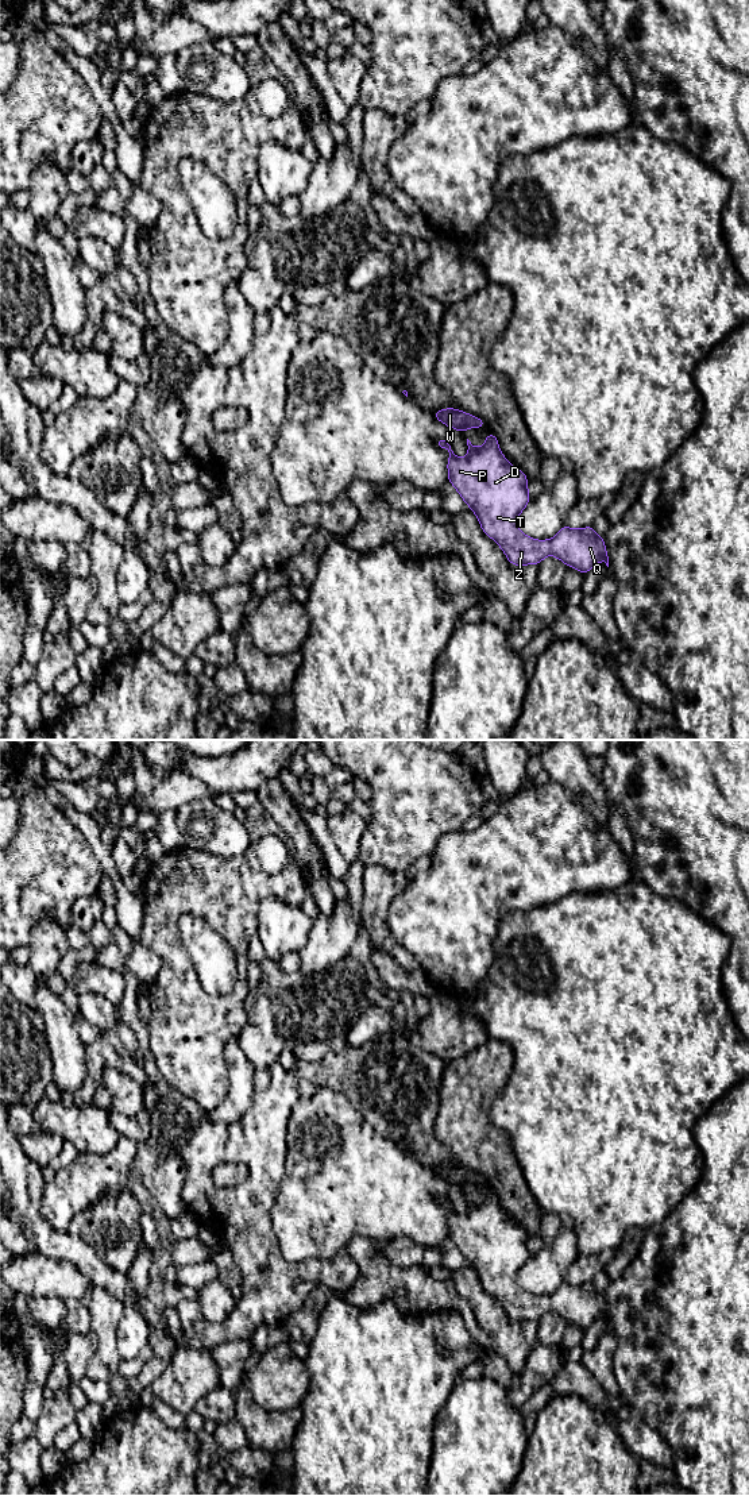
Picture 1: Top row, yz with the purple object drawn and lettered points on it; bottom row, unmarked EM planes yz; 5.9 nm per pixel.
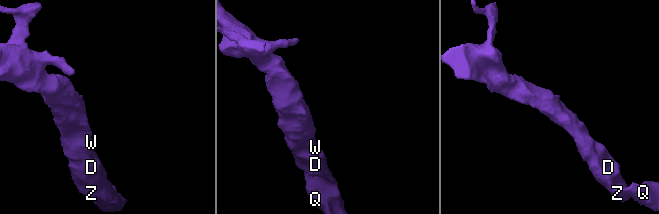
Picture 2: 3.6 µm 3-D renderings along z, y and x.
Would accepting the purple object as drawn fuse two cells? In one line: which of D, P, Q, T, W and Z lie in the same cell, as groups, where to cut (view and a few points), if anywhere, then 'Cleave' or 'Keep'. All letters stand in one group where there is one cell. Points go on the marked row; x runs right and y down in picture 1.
Groups: D P Q T W Z. No split. Keep

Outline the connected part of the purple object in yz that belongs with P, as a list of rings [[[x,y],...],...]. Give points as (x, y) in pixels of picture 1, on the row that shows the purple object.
[[[493,432],[480,448],[475,448],[467,439],[468,452],[464,459],[453,454],[447,440],[440,440],[439,446],[449,452],[448,481],[511,564],[538,564],[552,555],[582,574],[587,574],[599,560],[609,567],[605,540],[592,525],[583,529],[563,525],[551,540],[534,540],[518,529],[517,518],[530,501],[529,479],[507,463]]]

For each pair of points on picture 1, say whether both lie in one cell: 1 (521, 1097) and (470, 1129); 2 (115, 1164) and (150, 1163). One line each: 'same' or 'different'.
1: different
2: different

